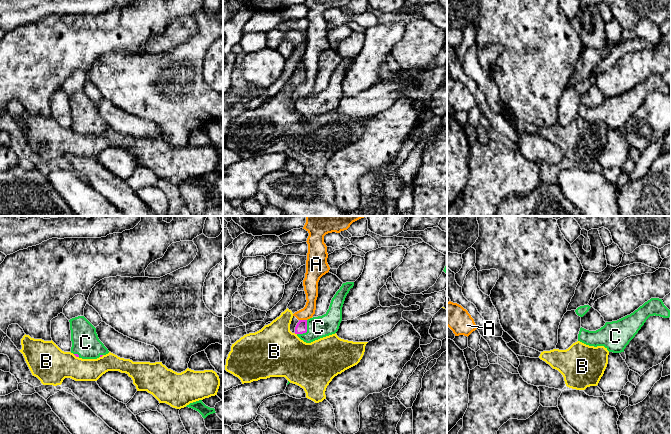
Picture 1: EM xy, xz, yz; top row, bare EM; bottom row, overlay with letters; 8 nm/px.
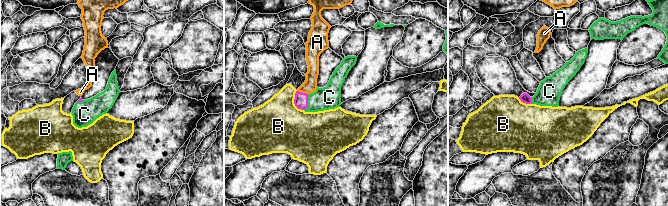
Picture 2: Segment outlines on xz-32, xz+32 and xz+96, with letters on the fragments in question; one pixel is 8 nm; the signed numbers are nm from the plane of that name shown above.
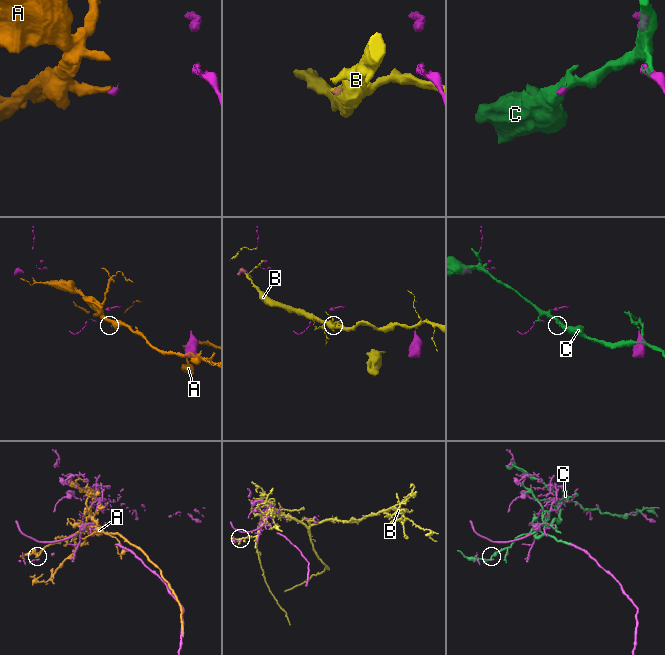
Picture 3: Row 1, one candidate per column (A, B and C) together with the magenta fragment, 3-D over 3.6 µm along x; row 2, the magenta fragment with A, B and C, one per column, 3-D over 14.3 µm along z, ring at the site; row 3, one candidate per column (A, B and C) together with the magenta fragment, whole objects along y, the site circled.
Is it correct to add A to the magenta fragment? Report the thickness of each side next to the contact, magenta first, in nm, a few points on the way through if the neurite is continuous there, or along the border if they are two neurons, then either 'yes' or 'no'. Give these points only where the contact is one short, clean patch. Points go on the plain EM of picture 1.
90/110 nm | along xz (299, 95), (306, 96) | no

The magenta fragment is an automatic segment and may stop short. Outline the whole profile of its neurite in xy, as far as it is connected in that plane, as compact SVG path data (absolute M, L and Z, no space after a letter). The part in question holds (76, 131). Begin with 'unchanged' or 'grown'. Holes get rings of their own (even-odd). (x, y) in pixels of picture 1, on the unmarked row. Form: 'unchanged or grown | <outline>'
grown | M84 93L69 96L71 106L71 129L82 135L97 135L109 129L99 116L96 104Z

